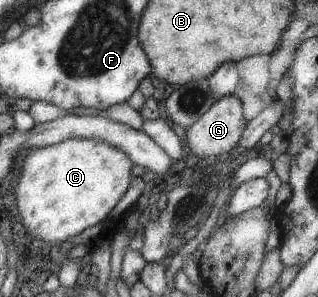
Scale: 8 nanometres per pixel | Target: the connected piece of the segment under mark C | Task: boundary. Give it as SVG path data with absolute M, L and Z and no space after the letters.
M67 139L46 147L30 147L24 158L24 167L16 185L16 218L22 222L26 233L41 248L63 245L73 236L97 223L105 222L112 208L128 191L131 182L130 169L134 165L118 148L95 139Z

